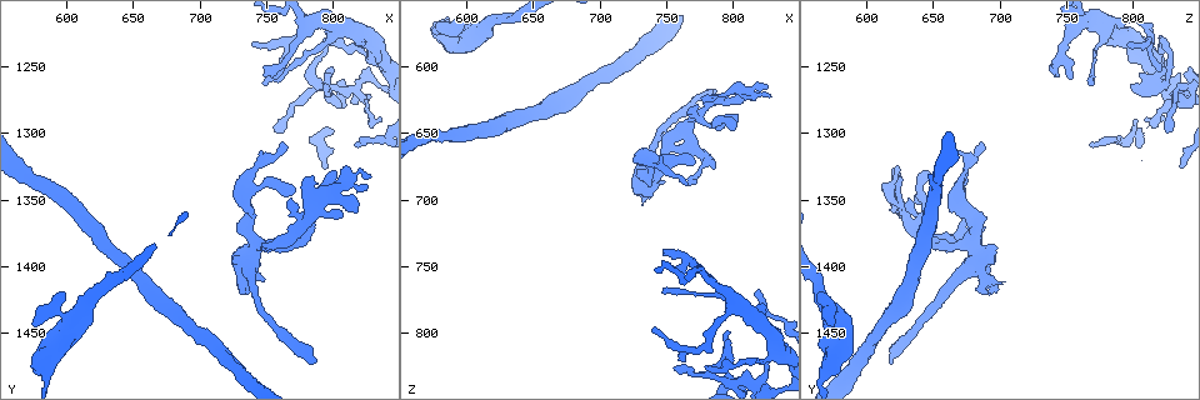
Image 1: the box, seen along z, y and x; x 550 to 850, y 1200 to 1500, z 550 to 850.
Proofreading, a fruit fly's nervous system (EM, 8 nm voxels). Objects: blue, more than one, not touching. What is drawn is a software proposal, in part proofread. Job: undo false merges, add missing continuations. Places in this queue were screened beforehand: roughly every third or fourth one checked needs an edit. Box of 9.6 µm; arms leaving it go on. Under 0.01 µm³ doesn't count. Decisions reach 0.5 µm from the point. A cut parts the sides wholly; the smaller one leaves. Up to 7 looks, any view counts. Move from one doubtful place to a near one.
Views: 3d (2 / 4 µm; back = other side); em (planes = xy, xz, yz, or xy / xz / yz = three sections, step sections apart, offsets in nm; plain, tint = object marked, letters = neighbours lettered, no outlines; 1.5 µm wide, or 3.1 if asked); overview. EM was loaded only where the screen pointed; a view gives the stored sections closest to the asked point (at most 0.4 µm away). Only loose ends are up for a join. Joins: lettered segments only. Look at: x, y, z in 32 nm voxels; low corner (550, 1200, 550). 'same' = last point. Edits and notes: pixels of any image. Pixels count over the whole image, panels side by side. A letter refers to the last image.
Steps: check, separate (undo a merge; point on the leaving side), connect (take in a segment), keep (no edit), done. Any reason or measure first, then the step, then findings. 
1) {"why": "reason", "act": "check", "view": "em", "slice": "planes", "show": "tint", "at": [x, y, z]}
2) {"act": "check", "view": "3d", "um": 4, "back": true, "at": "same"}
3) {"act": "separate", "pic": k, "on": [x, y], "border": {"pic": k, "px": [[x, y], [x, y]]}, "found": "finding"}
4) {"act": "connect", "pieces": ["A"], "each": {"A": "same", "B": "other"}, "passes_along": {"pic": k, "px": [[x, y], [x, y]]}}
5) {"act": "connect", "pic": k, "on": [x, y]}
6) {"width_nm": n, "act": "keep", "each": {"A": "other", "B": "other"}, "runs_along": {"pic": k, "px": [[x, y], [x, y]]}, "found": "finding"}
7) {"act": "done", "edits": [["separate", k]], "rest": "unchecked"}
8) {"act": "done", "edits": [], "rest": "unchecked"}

{"why": "branch point", "act": "check", "view": "em", "slice": "yz", "step": 8, "show": "tint", "at": [732, 1346, 670]}

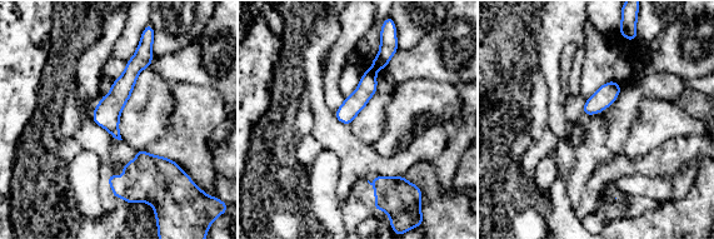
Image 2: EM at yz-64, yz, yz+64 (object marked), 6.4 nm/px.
{"act": "check", "view": "em", "slice": "planes", "show": "letters", "at": "same"}

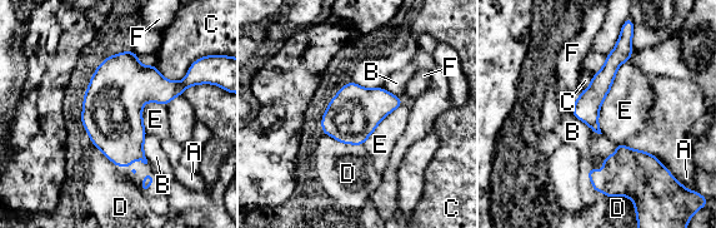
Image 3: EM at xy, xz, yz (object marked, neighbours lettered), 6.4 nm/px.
{"act": "keep", "each": {"A": "other", "B": "other", "C": "other", "D": "other", "E": "other", "F": "other"}, "border": {"pic": 3, "px": [[629, 60], [601, 105], [601, 133]]}, "found": "all the same cell"}

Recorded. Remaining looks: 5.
{"why": "branch stops here", "act": "check", "view": "3d", "um": 2, "back": true, "at": [786, 1364, 676]}

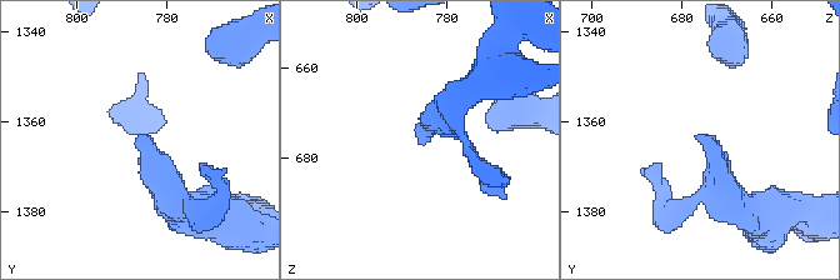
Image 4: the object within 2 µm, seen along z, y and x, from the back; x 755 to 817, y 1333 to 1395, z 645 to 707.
{"why": "shape alone is not enough", "act": "check", "view": "em", "slice": "planes", "show": "letters", "at": [787, 1363, 675]}

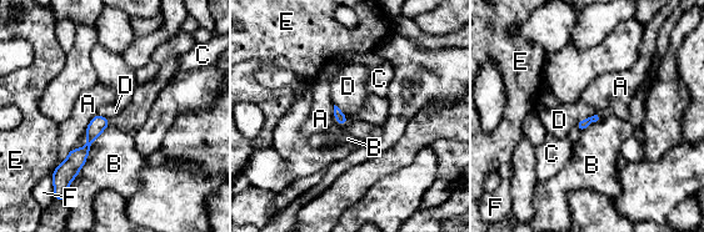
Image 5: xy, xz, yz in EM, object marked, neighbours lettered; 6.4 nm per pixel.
{"act": "keep", "each": {"A": "other", "B": "other", "C": "other", "D": "other", "E": "other", "F": "other"}, "border": {"pic": 5, "px": [[595, 114], [582, 119], [574, 126]]}, "found": "none of them fits"}

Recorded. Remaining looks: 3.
{"why": "branch stops here", "act": "check", "view": "em", "slice": "xy", "step": 8, "show": "letters", "at": [746, 1250, 738]}

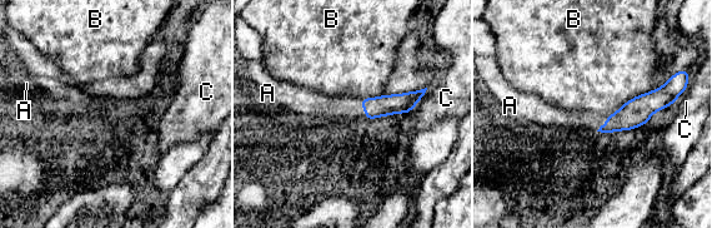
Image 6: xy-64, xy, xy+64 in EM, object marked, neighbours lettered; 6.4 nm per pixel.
{"act": "connect", "pieces": ["A"], "each": {"A": "same", "B": "other", "C": "other"}, "passes_along": {"pic": 6, "px": [[382, 105], [365, 108], [347, 109]]}, "found": "the cell continues"}

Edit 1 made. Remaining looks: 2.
{"act": "done", "edits": [["connect", 6]], "rest": "unchecked"}

